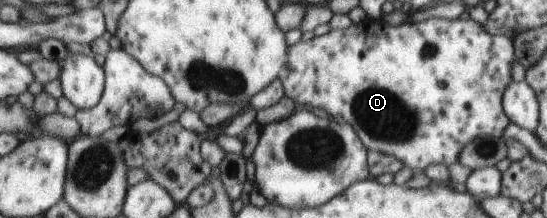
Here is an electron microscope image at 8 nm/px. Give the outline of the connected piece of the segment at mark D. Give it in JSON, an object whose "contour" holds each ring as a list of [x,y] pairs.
{"contour":[[[431,17],[421,22],[407,22],[398,26],[389,26],[382,20],[372,20],[365,18],[358,24],[351,24],[347,29],[330,29],[327,33],[314,36],[310,40],[298,41],[291,45],[288,58],[284,58],[284,66],[280,70],[279,78],[284,90],[284,96],[290,98],[300,108],[309,108],[313,111],[328,116],[340,116],[348,126],[353,126],[355,133],[359,135],[360,142],[368,150],[376,150],[384,154],[390,154],[394,158],[400,160],[404,166],[411,170],[423,172],[426,166],[430,164],[444,164],[450,166],[454,162],[458,162],[460,158],[460,150],[464,150],[464,146],[468,142],[472,142],[474,138],[480,136],[492,136],[494,138],[502,138],[502,132],[509,123],[508,118],[504,116],[504,106],[502,98],[504,90],[510,82],[510,66],[514,62],[515,48],[512,48],[512,42],[507,36],[492,36],[484,30],[484,26],[472,20],[446,20],[444,18]]]}

